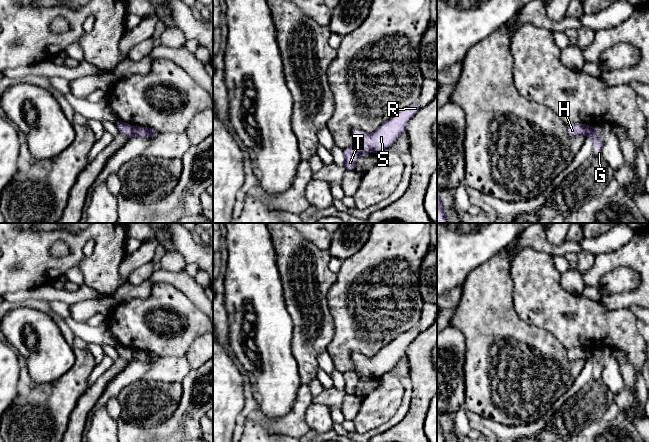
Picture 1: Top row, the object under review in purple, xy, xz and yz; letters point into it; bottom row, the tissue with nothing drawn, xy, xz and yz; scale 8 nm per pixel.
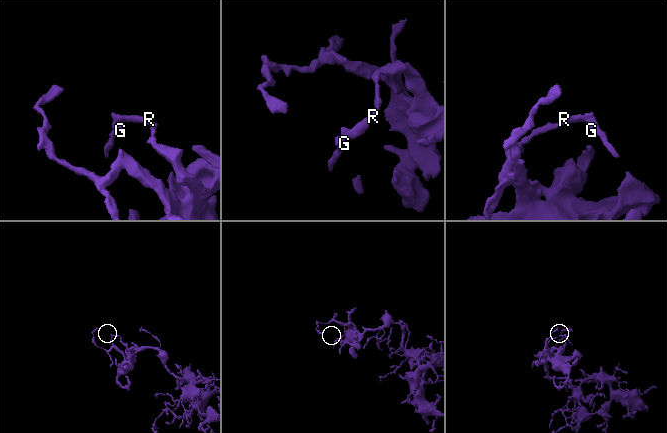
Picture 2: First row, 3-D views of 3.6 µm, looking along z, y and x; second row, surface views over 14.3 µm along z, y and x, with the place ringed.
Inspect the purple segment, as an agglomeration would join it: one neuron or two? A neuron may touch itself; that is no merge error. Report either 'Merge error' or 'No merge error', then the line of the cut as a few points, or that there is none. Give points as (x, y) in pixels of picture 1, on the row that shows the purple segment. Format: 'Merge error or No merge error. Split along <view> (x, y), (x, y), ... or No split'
Merge error. Split along yz (587, 126), (588, 135)

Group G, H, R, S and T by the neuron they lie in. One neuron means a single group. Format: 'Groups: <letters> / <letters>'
Groups: G T / H R S

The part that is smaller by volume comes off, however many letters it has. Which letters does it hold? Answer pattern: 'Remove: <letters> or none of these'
Remove: G, T

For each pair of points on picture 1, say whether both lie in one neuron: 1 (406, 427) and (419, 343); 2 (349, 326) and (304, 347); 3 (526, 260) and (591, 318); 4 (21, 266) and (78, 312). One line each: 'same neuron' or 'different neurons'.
1: same neuron
2: different neurons
3: same neuron
4: different neurons

